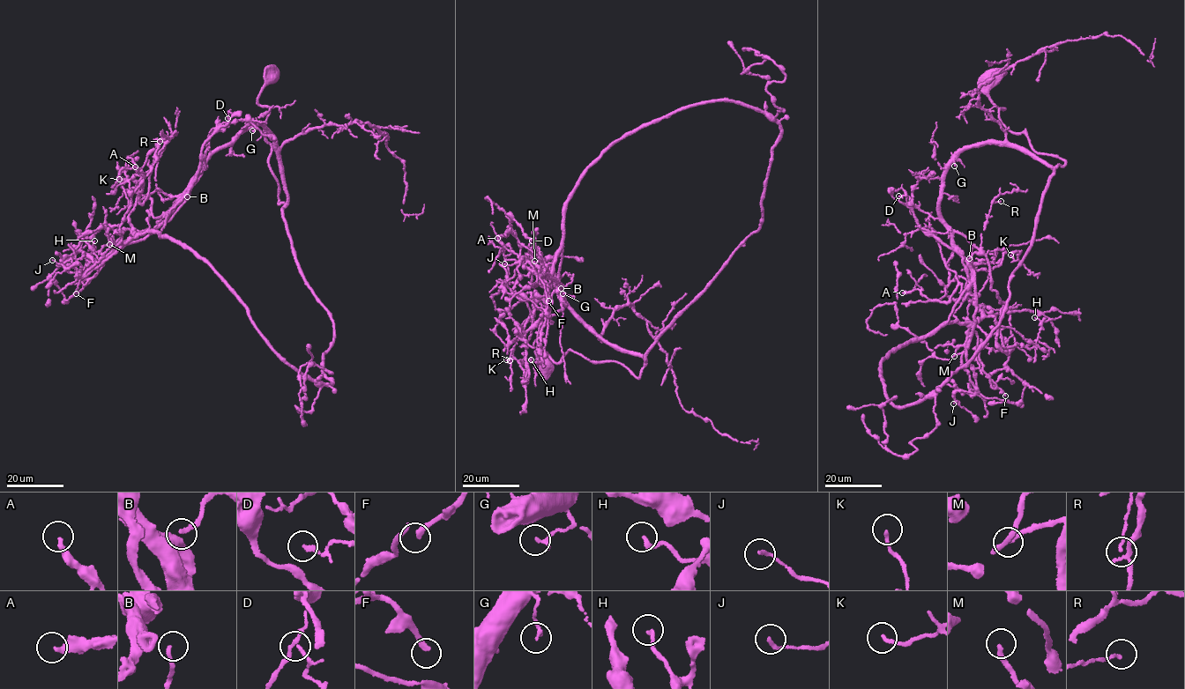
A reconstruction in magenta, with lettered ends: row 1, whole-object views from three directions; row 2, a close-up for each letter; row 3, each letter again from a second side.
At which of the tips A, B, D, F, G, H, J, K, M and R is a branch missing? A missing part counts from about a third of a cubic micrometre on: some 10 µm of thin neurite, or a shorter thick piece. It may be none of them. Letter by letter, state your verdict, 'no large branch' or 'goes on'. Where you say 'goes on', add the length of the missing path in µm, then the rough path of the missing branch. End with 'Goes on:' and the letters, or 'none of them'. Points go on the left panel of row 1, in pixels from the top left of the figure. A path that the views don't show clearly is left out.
A: no large branch
B: no large branch
D: no large branch
F: no large branch
G: no large branch
H: no large branch
J: no large branch
K: no large branch
M: no large branch
R: no large branch
Goes on: none of them

